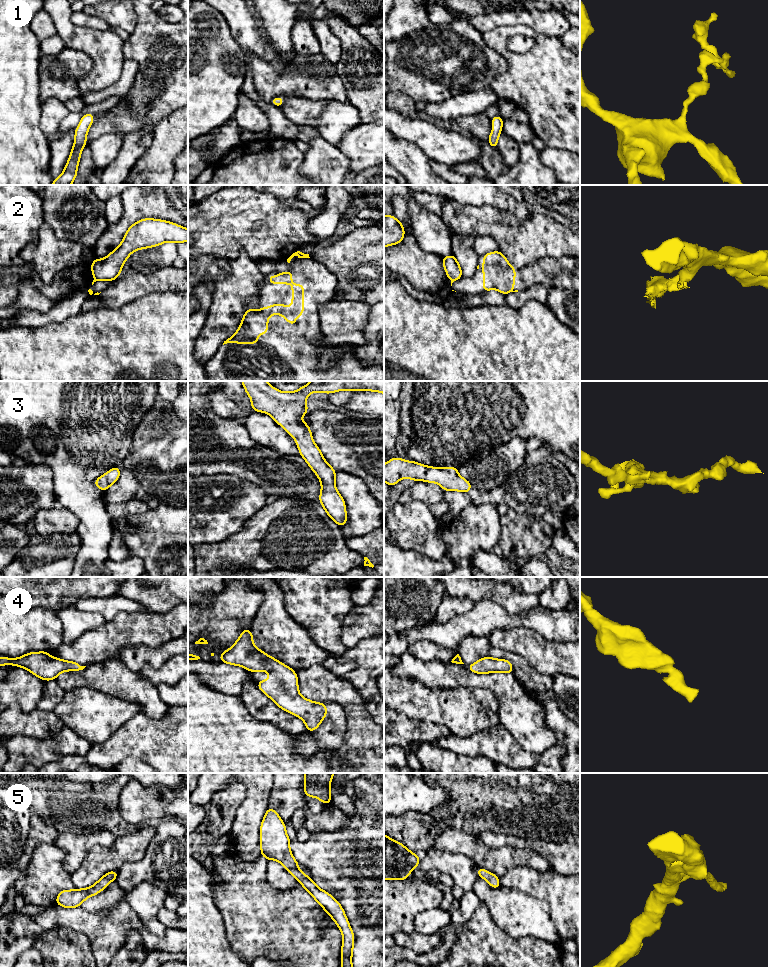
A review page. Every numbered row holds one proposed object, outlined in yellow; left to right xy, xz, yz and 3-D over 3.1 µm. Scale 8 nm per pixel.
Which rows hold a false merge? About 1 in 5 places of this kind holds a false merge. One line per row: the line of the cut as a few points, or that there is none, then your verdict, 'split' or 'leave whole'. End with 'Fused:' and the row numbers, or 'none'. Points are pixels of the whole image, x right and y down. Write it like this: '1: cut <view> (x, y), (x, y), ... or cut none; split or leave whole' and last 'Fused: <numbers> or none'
1: cut none; leave whole
2: cut xz (295, 252), (296, 256); split
3: cut none; leave whole
4: cut none; leave whole
5: cut none; leave whole
Fused: 2

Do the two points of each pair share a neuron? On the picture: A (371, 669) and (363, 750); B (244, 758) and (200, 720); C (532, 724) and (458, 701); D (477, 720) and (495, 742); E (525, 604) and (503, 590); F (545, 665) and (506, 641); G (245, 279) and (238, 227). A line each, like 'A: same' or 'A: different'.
A: different
B: same
C: different
D: different
E: same
F: same
G: different

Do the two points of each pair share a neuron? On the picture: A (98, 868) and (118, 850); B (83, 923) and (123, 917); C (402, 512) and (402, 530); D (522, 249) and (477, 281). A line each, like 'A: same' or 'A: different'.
A: same
B: same
C: same
D: different

